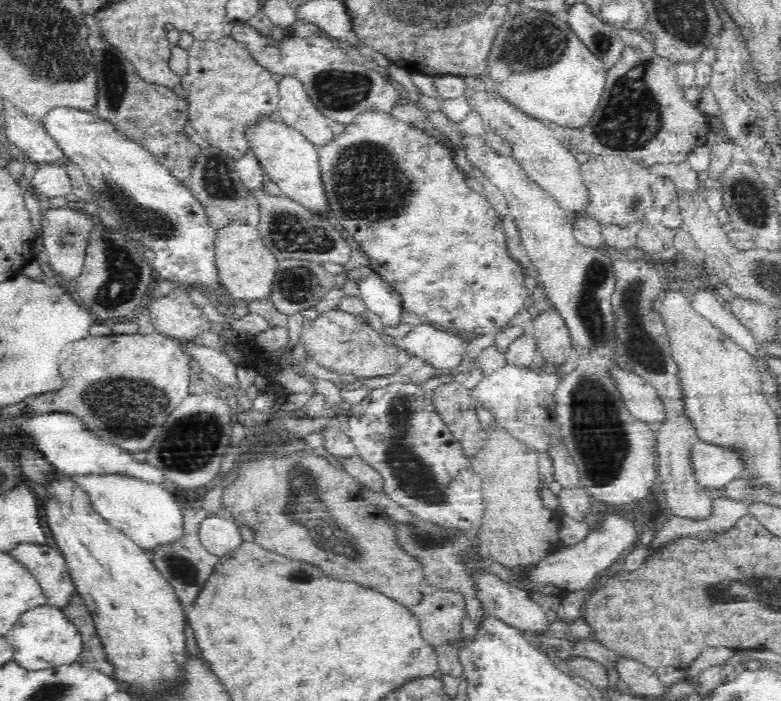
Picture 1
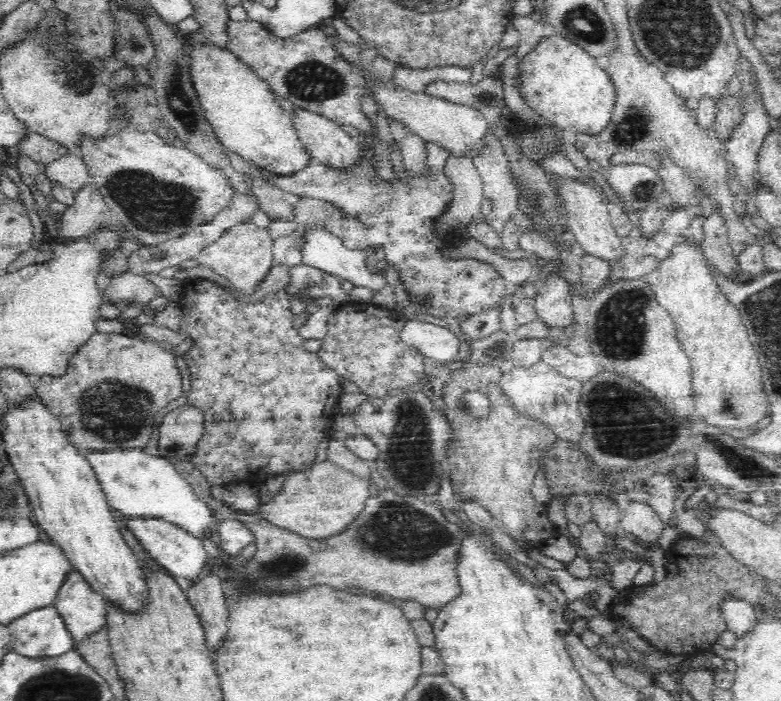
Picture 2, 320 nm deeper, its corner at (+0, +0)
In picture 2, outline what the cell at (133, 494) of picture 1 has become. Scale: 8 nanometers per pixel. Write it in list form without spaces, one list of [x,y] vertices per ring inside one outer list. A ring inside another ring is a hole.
[[[122,513],[122,516],[124,516],[126,528],[130,530],[130,534],[134,536],[134,539],[142,546],[143,550],[172,576],[194,580],[206,566],[209,556],[204,550],[203,540],[198,539],[196,535],[184,529],[184,527],[180,527],[166,519],[150,517],[150,515],[126,515]]]

